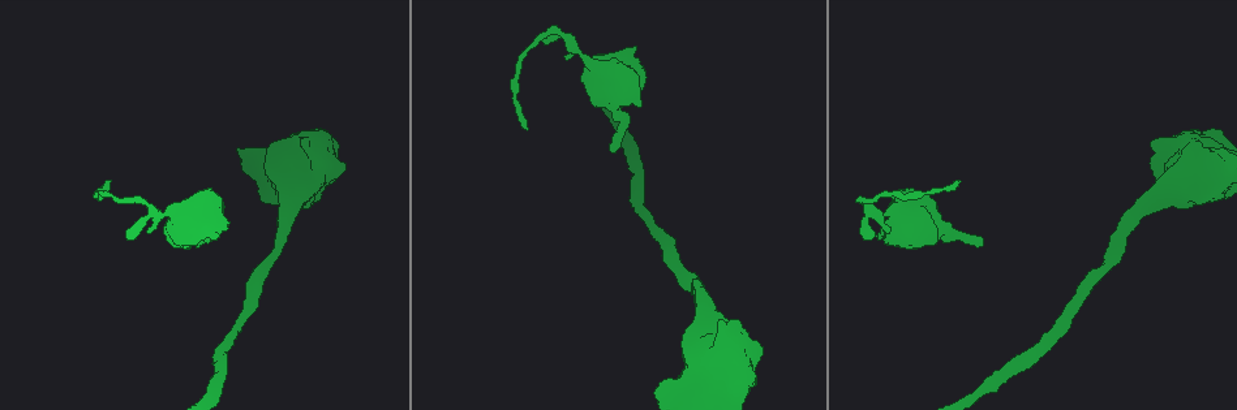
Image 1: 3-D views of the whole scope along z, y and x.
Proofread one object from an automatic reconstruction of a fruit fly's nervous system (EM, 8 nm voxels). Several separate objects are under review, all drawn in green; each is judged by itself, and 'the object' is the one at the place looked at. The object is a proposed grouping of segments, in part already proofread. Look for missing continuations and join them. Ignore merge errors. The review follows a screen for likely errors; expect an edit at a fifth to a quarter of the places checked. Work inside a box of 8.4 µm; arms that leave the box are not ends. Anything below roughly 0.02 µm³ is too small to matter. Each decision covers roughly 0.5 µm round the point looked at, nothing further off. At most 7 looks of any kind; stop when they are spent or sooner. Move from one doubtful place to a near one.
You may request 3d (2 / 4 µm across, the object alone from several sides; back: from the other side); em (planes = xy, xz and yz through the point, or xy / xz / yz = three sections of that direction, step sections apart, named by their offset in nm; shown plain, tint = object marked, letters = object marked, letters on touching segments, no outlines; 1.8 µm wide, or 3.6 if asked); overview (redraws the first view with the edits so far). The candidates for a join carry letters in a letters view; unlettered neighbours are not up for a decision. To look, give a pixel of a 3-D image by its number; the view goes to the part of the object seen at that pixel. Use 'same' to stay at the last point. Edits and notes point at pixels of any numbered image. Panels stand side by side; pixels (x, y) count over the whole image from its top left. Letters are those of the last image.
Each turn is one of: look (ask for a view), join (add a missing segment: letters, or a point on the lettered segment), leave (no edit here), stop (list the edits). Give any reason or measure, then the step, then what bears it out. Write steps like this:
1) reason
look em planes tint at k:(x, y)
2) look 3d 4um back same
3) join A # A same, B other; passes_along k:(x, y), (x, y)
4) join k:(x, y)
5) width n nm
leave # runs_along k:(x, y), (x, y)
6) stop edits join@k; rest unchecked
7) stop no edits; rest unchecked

branch stops here
look 3d 2um at 1:(527, 127)

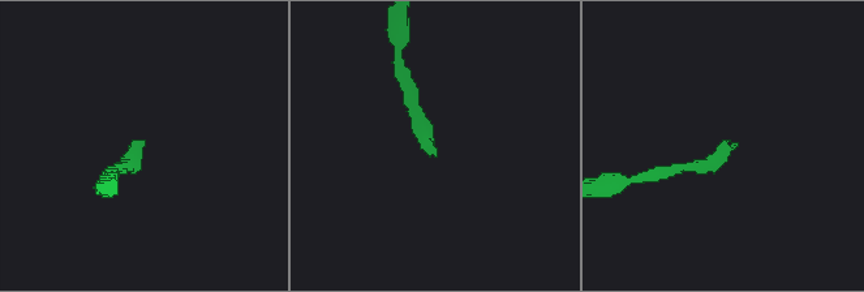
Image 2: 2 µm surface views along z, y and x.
now the EM
look em planes letters at 2:(734, 147)

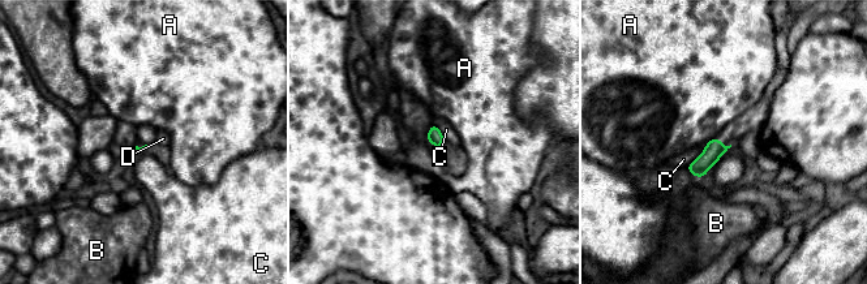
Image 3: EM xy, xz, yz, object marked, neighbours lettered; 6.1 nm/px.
leave # A other, B other, C other, D other; border 3:(707, 143), (704, 150), (686, 168); none of them fits

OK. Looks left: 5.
look 3d 4um at 1:(129, 240)

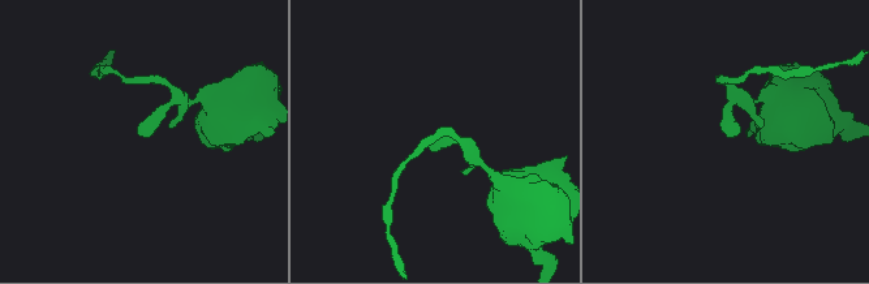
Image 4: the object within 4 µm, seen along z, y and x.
need the tissue
look em xz step 4 letters at 4:(141, 134)

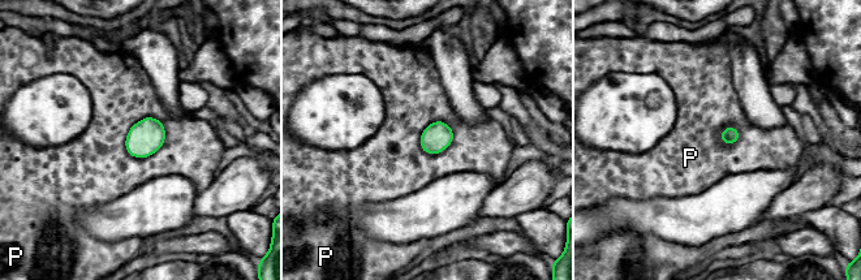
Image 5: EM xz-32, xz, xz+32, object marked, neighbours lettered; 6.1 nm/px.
leave # P other; border 5:(158, 119), (130, 128), (129, 155); no lettered segment goes on from it

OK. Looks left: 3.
an open end
look em planes letters at 1:(1211, 149)

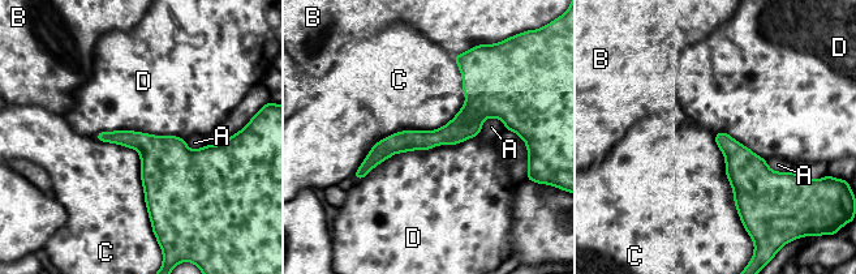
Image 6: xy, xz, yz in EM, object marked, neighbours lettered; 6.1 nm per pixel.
leave # A other, B other, C other, D other; border 6:(478, 133), (394, 153), (356, 180); no lettered segment goes on from it

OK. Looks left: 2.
stop no edits; rest unchecked

